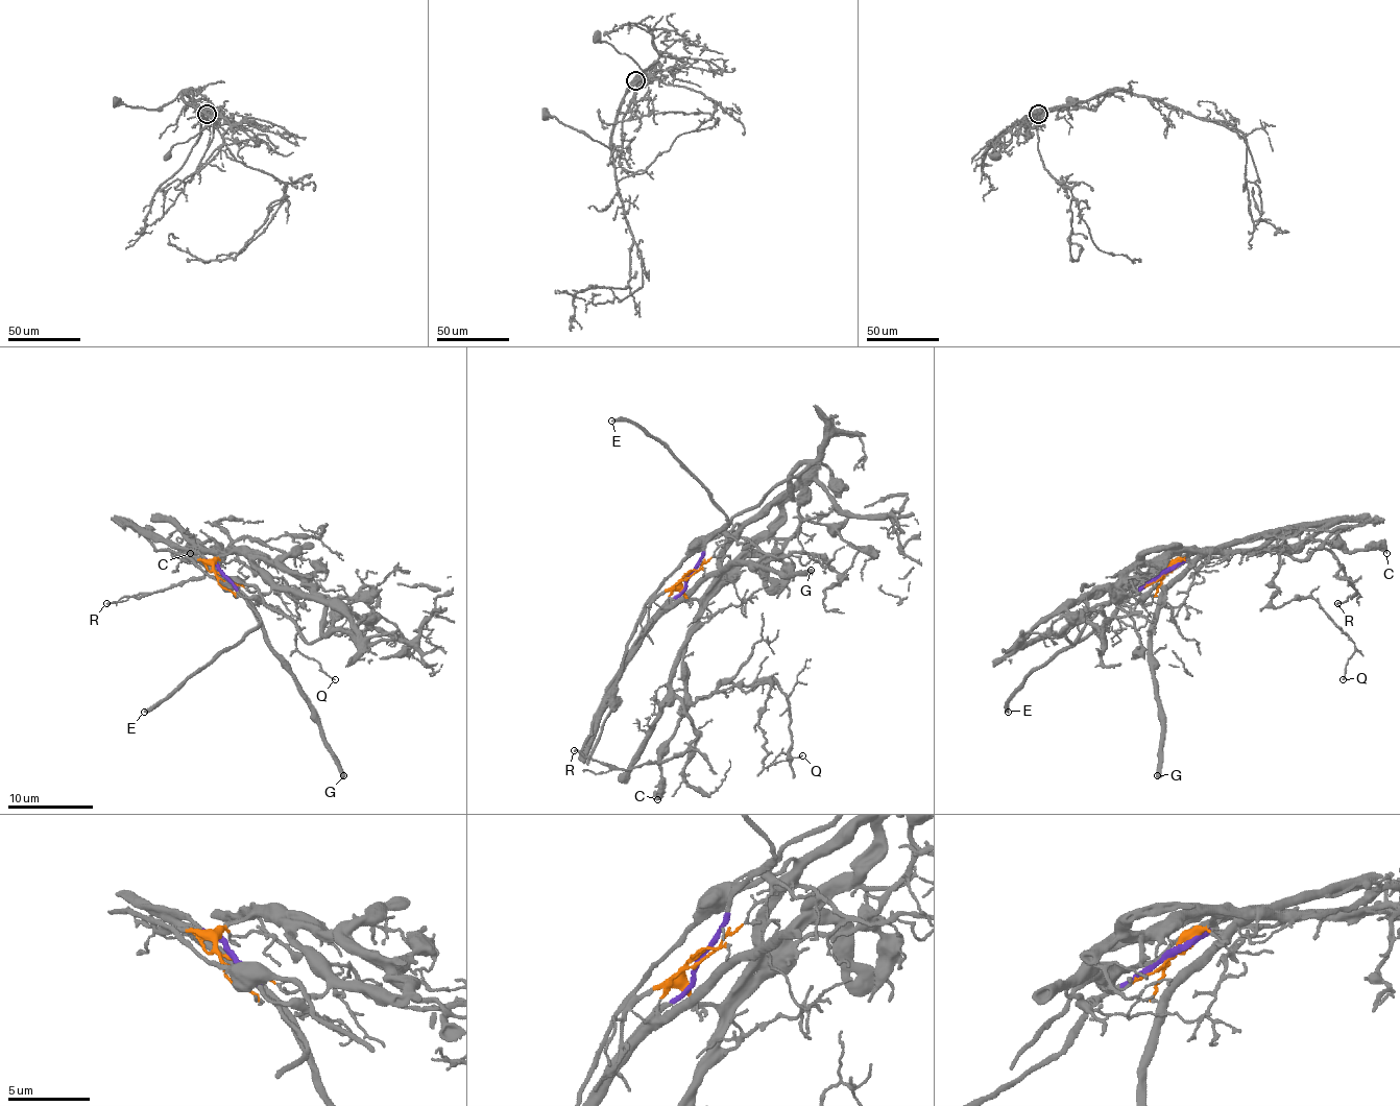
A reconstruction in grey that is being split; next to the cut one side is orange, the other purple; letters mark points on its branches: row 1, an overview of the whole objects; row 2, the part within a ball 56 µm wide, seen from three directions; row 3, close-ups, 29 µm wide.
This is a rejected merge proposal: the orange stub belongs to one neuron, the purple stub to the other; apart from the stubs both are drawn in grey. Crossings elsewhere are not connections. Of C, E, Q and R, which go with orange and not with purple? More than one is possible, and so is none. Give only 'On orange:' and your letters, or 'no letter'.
On orange: C, Q, R

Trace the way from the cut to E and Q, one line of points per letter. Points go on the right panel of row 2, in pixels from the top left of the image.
E: (1163, 575), (1133, 590), (1109, 620), (1058, 650), (1011, 695), (1009, 712)
Q: (1163, 575), (1192, 551), (1287, 547), (1270, 605), (1313, 598), (1354, 644), (1343, 680)

